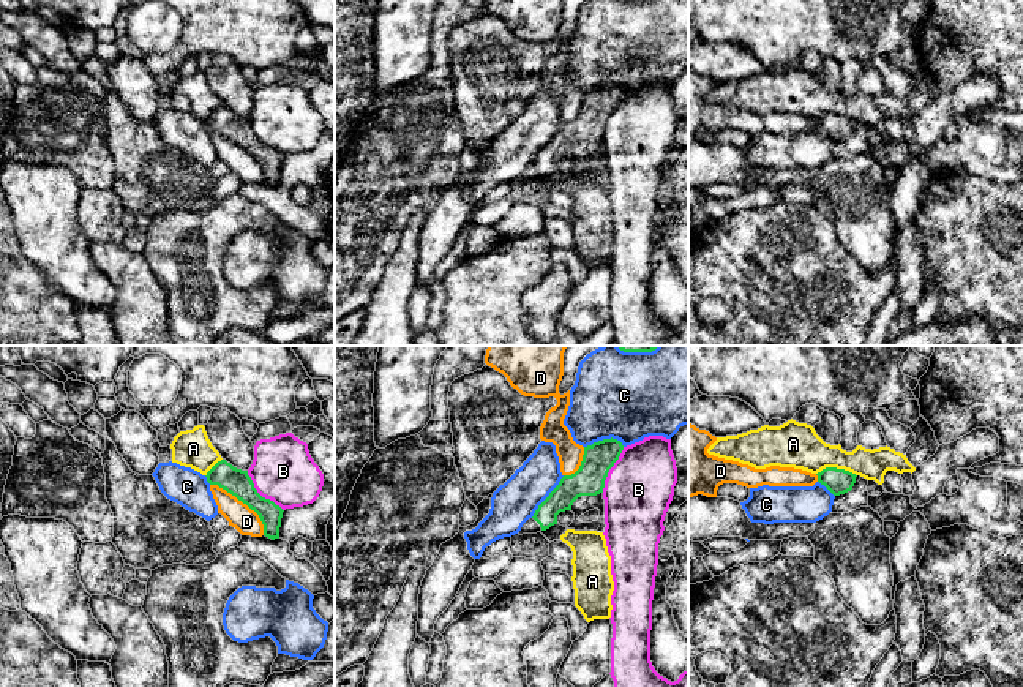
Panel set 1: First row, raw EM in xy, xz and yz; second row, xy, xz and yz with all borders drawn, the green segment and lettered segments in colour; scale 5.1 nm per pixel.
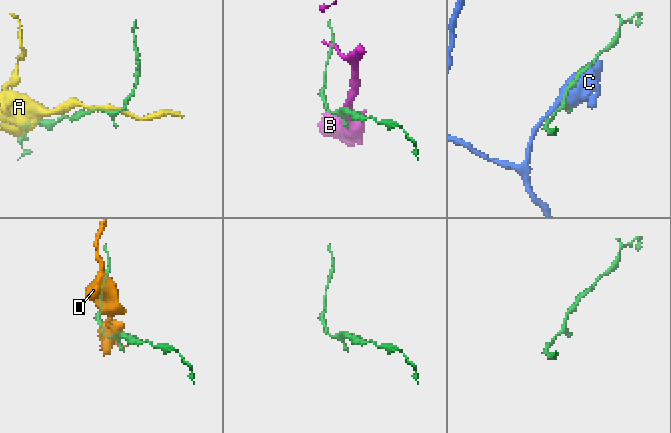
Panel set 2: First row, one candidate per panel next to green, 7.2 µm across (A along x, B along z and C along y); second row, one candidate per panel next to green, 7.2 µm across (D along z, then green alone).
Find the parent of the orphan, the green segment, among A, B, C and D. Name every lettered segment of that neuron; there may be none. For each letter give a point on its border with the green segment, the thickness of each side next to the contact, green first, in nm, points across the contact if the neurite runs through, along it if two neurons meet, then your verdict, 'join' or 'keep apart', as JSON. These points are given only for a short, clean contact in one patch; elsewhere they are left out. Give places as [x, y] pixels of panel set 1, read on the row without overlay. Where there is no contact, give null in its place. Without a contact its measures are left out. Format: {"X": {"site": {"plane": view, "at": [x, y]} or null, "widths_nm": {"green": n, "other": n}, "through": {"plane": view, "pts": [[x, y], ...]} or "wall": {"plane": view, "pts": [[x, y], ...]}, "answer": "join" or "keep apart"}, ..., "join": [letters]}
{"A": {"site": {"plane": "yz", "at": [835, 114]}, "widths_nm": {"green": 130, "other": 240}, "answer": "keep apart"}, "B": {"site": {"plane": "xy", "at": [259, 141]}, "widths_nm": {"green": 140, "other": 320}, "answer": "keep apart"}, "C": {"site": {"plane": "xz", "at": [548, 142]}, "widths_nm": {"green": 160, "other": 220}, "answer": "keep apart"}, "D": {"site": {"plane": "xy", "at": [243, 149]}, "widths_nm": {"green": 140, "other": 140}, "answer": "keep apart"}, "join": []}

